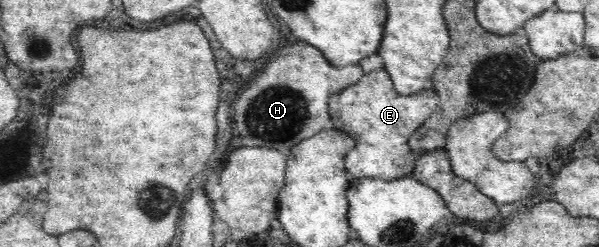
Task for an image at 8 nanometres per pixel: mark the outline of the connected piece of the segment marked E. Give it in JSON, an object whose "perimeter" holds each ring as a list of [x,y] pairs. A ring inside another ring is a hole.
{"perimeter":[[[383,69],[366,74],[357,85],[340,91],[329,96],[328,107],[330,125],[349,131],[355,139],[355,149],[345,157],[347,171],[357,179],[369,177],[391,181],[411,176],[419,156],[410,149],[408,141],[437,107],[439,96],[434,88],[403,96],[396,92],[392,79]]]}

